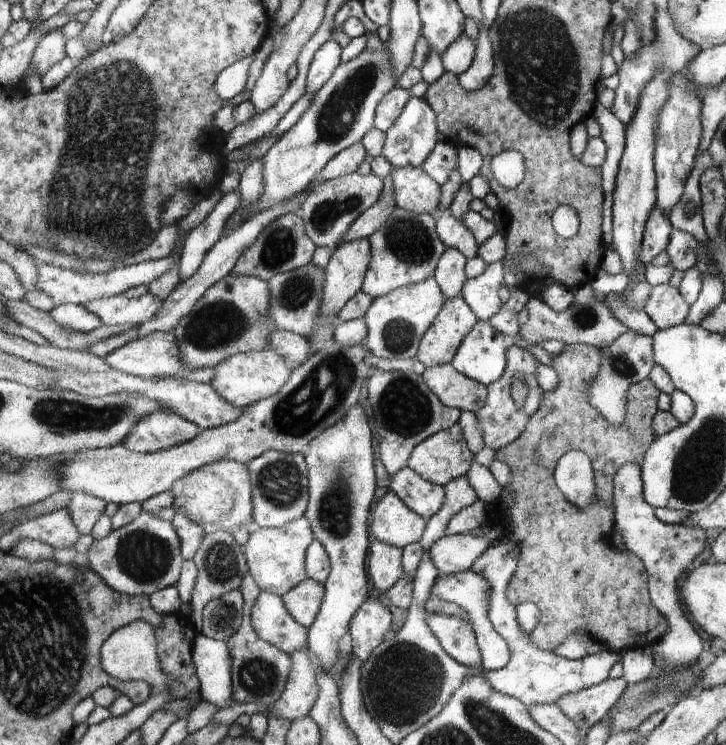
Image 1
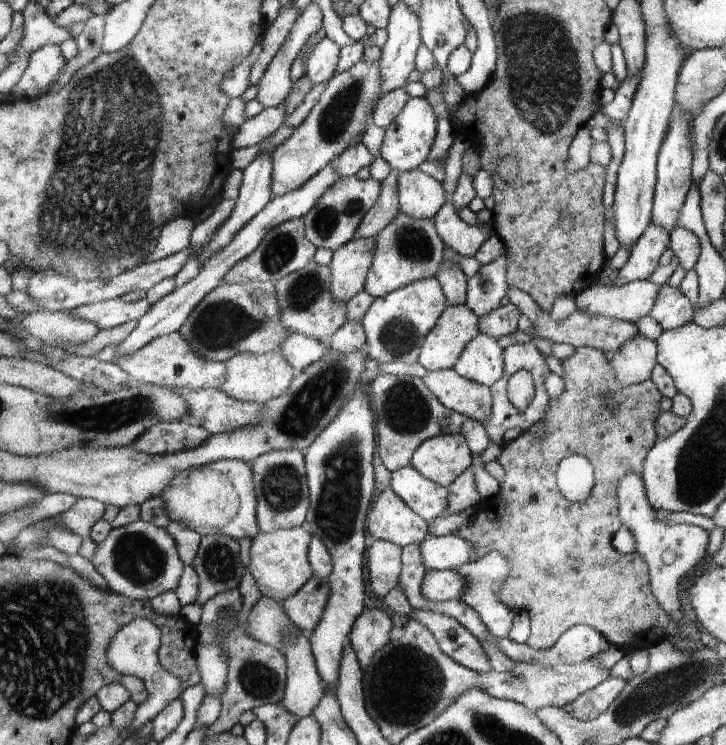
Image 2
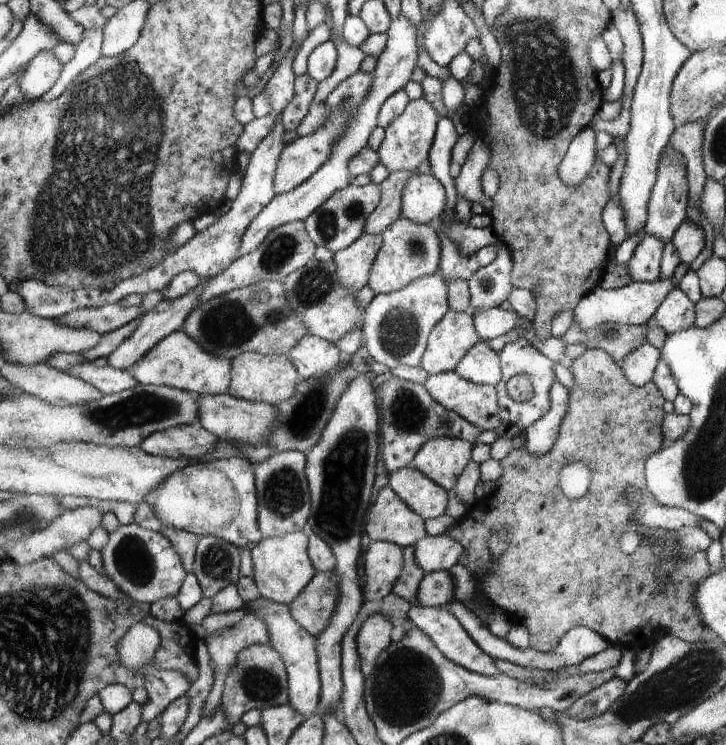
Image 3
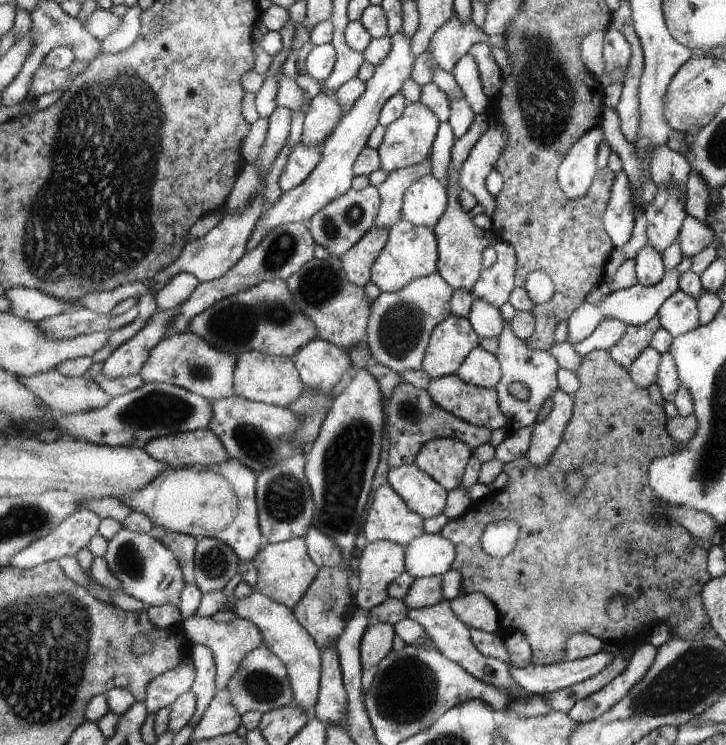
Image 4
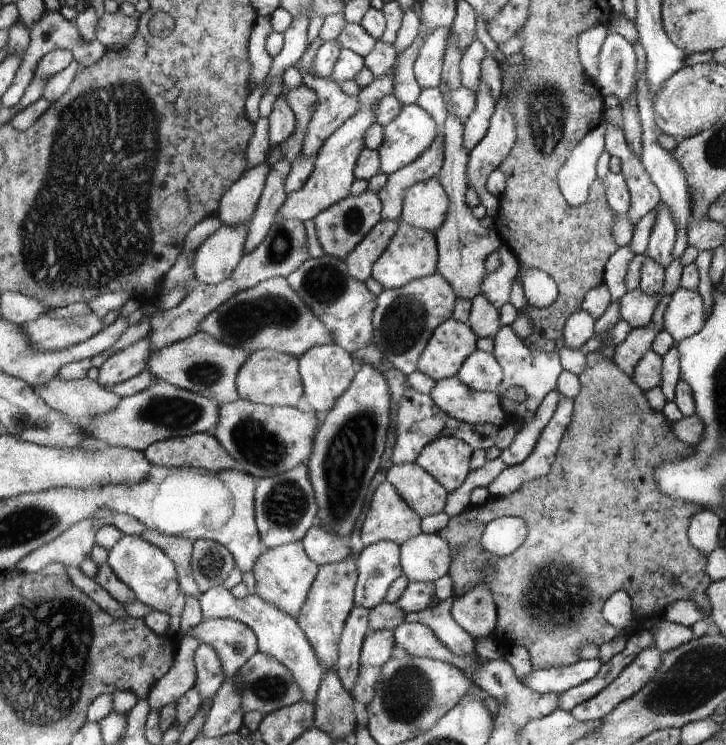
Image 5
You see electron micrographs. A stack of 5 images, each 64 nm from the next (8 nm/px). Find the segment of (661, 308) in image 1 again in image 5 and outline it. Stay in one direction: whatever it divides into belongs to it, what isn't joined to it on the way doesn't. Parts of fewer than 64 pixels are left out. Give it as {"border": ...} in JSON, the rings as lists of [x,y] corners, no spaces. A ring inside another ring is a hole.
{"border":[[[679,287],[673,293],[664,318],[665,328],[676,341],[697,334],[706,320],[706,308],[698,291]]]}

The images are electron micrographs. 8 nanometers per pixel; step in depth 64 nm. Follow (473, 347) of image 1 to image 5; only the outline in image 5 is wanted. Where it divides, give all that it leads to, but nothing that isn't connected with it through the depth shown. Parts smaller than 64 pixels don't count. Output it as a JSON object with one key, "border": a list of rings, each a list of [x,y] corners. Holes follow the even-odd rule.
{"border":[[[476,350],[463,363],[458,377],[473,390],[499,393],[499,386],[503,384],[504,370],[502,363],[493,353]]]}

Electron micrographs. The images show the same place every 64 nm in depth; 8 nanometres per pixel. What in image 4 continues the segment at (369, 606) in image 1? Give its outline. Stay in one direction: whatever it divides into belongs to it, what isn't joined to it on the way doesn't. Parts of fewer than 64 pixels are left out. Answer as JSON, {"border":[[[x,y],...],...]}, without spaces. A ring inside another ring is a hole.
{"border":[[[378,621],[371,623],[362,639],[363,687],[366,694],[374,684],[379,664],[393,651],[393,625]]]}

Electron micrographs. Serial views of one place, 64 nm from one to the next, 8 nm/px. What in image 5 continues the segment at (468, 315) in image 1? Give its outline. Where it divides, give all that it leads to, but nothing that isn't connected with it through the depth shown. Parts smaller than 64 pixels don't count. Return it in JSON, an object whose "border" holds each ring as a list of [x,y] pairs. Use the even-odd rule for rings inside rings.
{"border":[[[455,317],[439,326],[431,337],[422,357],[418,371],[437,382],[455,378],[463,363],[477,350],[478,334],[468,324]]]}

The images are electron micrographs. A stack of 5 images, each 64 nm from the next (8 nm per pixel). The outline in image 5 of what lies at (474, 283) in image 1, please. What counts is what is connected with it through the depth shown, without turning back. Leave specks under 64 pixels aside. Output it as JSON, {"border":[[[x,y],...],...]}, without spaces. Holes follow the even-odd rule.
{"border":[[[505,244],[499,251],[502,256],[502,268],[495,275],[488,274],[481,289],[481,292],[487,296],[487,300],[498,309],[510,302],[513,282],[515,282],[516,277],[520,277],[518,263],[512,252]]]}

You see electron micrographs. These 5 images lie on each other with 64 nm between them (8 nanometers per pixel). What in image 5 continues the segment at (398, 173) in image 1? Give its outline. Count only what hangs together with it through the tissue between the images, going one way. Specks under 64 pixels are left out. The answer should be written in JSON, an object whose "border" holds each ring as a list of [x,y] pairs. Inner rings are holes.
{"border":[[[437,178],[411,186],[407,191],[401,221],[436,233],[445,224],[450,201],[442,182]]]}

